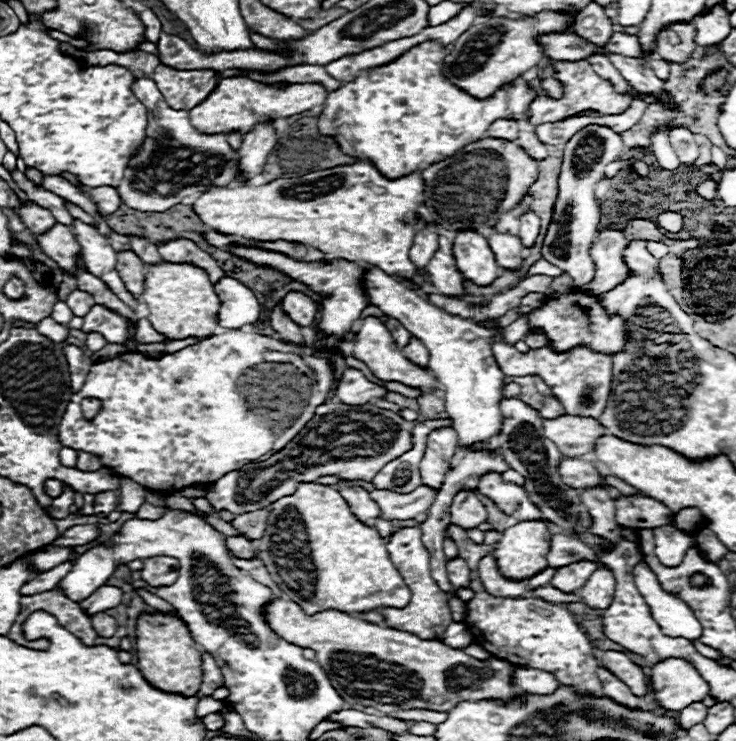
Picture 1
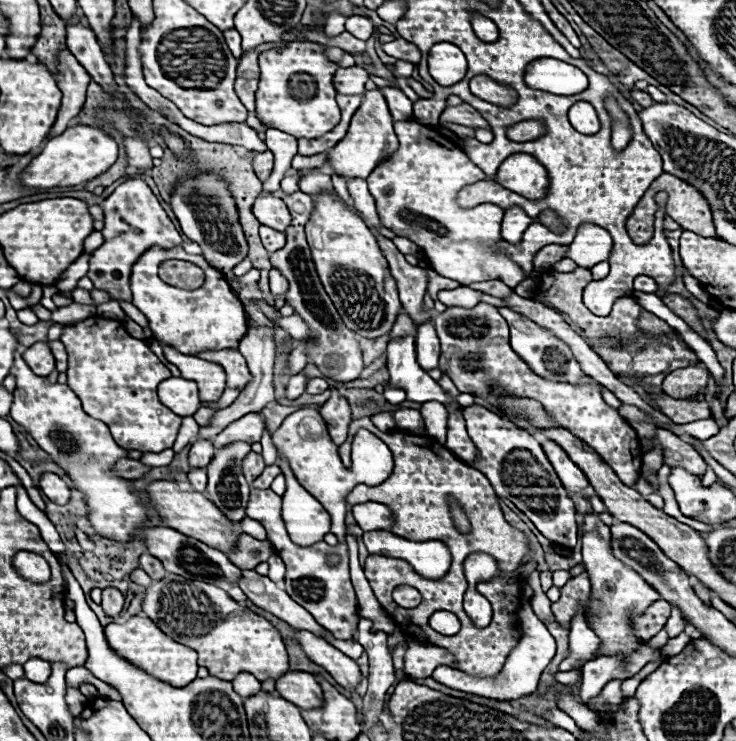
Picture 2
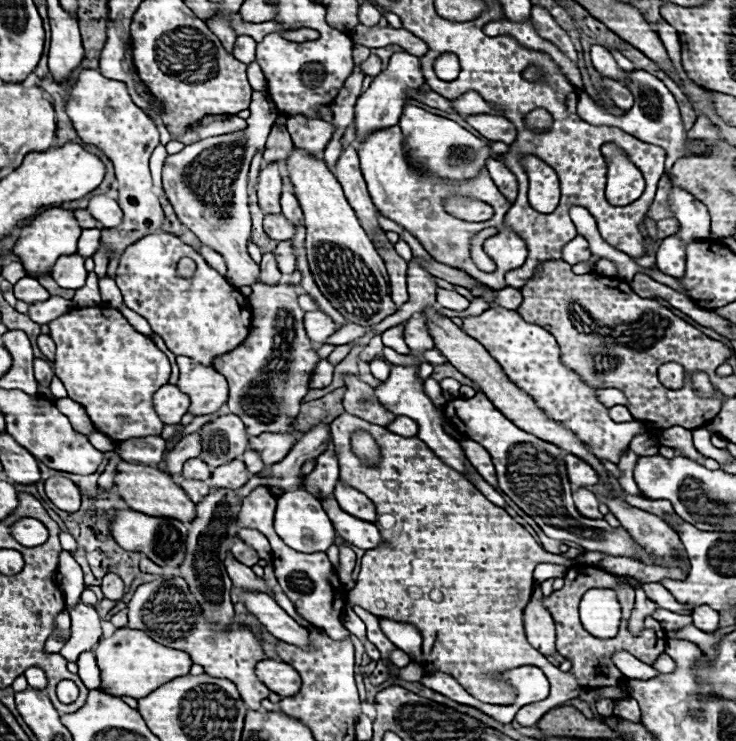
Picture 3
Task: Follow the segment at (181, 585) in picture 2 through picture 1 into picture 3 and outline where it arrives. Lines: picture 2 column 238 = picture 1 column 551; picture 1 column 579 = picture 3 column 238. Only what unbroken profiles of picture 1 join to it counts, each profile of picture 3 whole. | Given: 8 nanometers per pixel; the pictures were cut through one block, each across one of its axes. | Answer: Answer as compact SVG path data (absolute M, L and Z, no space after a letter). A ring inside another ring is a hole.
M158 578L154 582L138 586L132 600L128 602L128 628L140 628L156 642L188 652L192 662L200 664L208 676L232 680L250 710L262 710L260 700L268 698L270 690L258 680L254 672L256 664L268 658L262 650L260 640L248 630L248 626L238 626L236 622L232 622L232 628L228 632L216 632L204 618L202 608L192 596L184 578Z

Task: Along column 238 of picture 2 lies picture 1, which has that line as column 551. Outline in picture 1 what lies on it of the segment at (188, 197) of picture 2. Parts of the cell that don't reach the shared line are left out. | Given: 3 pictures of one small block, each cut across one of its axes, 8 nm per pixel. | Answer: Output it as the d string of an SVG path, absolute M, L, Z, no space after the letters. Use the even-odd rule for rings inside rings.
M590 124L582 128L582 132L574 134L570 142L564 144L564 164L560 168L560 178L558 178L560 192L558 192L558 202L554 206L552 224L544 238L542 258L568 272L576 288L592 282L596 272L594 262L588 256L600 220L598 214L600 206L594 198L594 184L600 182L600 178L604 176L606 164L610 164L622 154L622 148L624 144L620 134L608 126L598 126L598 124Z

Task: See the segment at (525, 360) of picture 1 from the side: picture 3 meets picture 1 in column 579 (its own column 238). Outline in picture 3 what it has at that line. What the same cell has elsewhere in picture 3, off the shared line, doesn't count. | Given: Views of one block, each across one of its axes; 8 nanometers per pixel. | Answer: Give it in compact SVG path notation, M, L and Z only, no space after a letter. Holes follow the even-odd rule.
M255 283L251 289L250 306L260 314L254 318L254 328L250 330L244 344L214 358L212 366L228 380L228 408L232 414L244 420L250 436L258 436L262 432L290 432L294 430L292 420L300 412L300 404L308 392L310 376L318 364L318 356L304 330L306 312L298 306L298 288L290 284L264 286ZM282 316L302 316L302 324L296 324L294 332L286 326L288 322L280 324L284 320Z

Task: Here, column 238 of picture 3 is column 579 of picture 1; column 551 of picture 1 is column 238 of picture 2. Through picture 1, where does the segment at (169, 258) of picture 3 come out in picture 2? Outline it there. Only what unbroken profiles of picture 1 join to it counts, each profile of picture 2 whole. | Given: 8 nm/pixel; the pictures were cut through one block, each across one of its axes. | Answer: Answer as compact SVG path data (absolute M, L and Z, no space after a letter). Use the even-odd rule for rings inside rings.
M182 246L162 250L150 248L140 256L140 260L132 268L132 304L148 318L150 330L154 338L176 348L184 354L196 354L200 350L224 350L224 348L238 348L238 342L244 338L248 330L248 318L244 312L242 302L226 284L224 276L212 268L202 256L184 252ZM170 258L188 260L204 270L204 284L198 290L180 290L174 288L158 278L158 264Z

